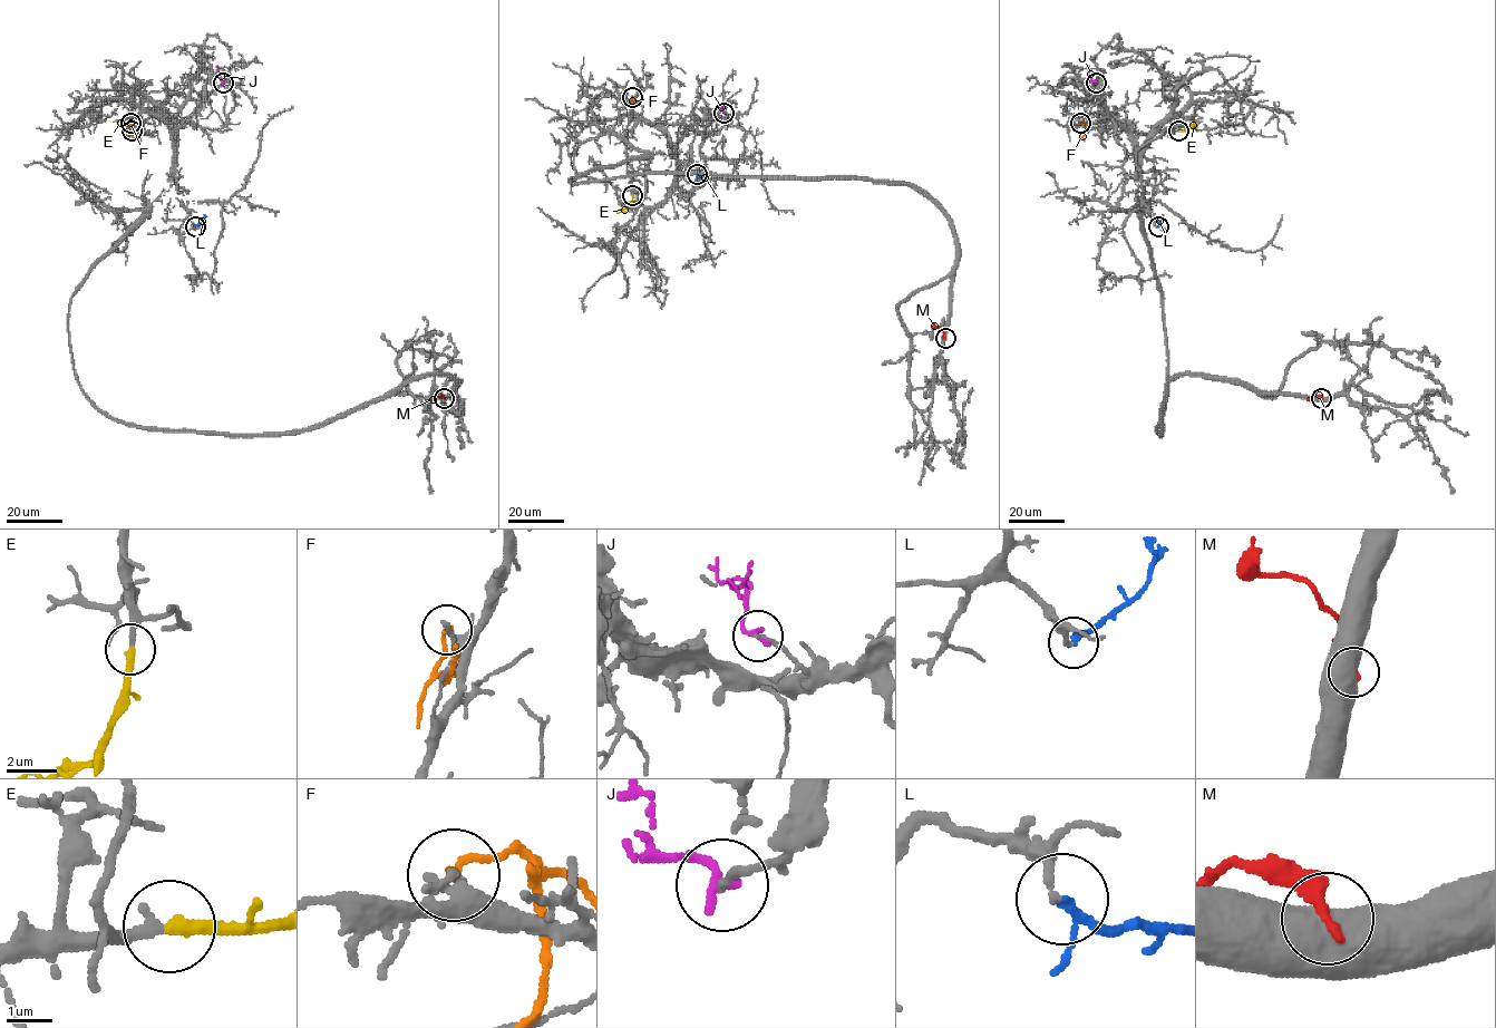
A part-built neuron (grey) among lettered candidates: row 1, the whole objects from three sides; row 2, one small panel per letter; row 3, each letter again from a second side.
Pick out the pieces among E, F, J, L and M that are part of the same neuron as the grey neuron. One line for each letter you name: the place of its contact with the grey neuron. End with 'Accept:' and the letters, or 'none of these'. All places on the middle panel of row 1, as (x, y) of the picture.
E: meets grey at (632, 195)
Accept: E

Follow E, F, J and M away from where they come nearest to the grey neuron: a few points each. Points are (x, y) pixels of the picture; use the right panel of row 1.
E: (1178, 131), (1195, 124), (1194, 127)
F: (1080, 123), (1086, 123), (1084, 141)
J: (1097, 84), (1089, 65)
M: (1322, 398), (1315, 395), (1307, 399)

